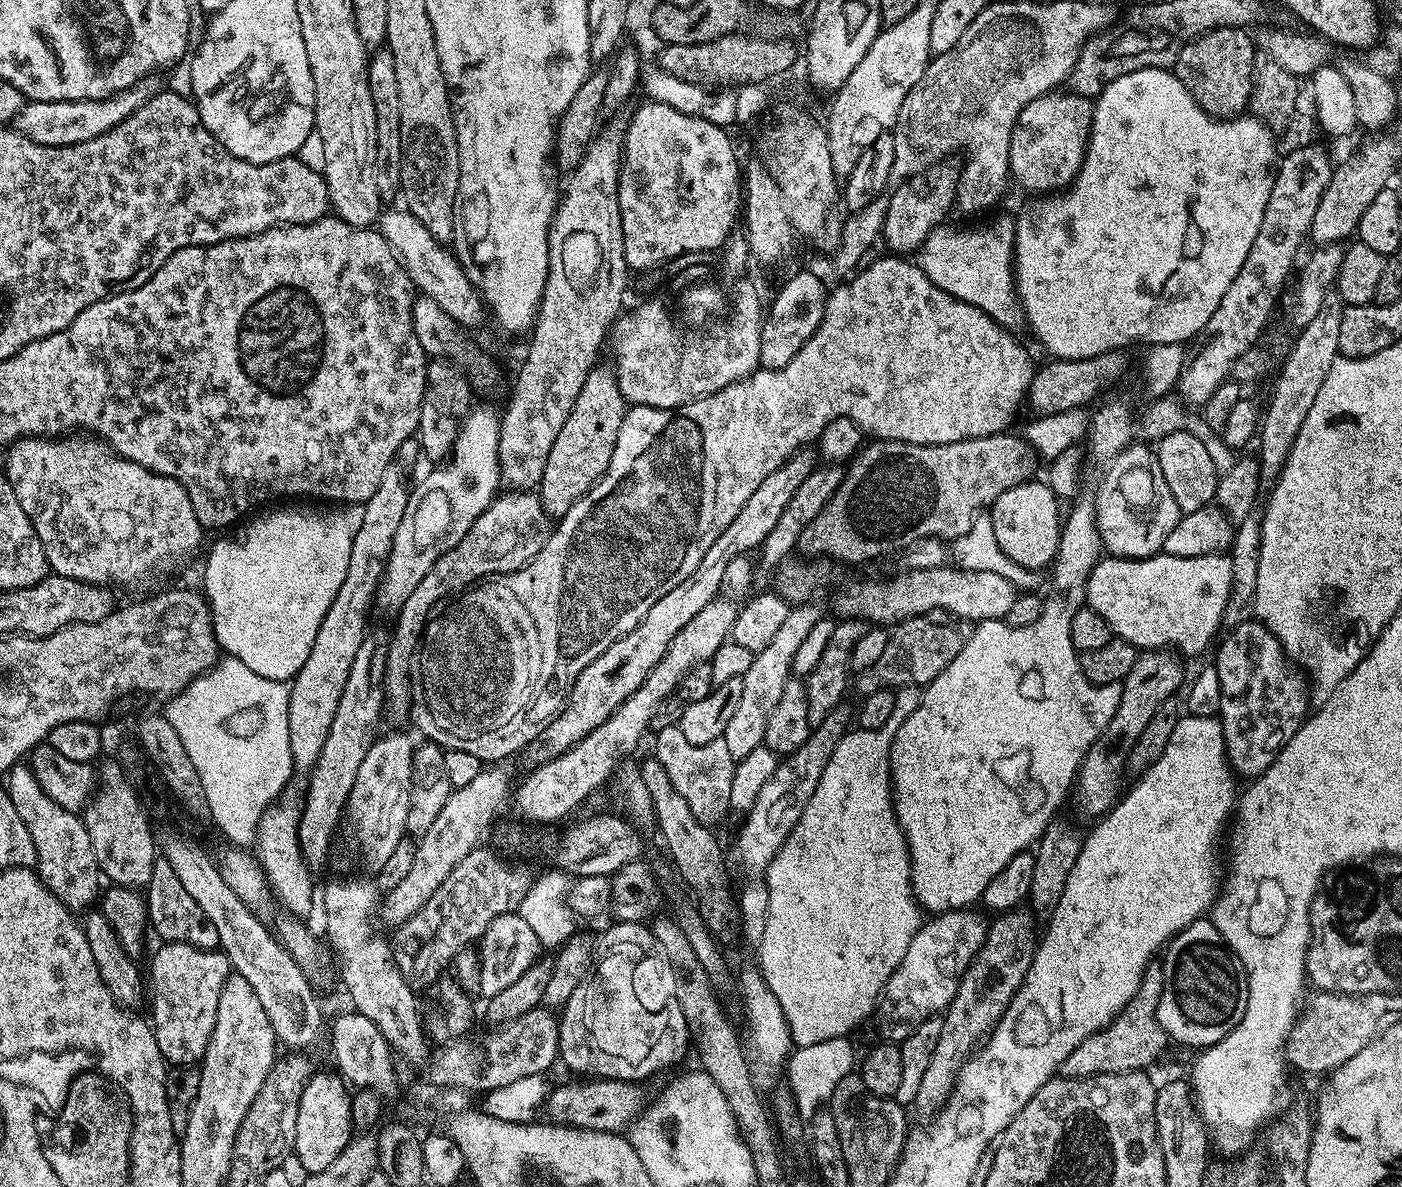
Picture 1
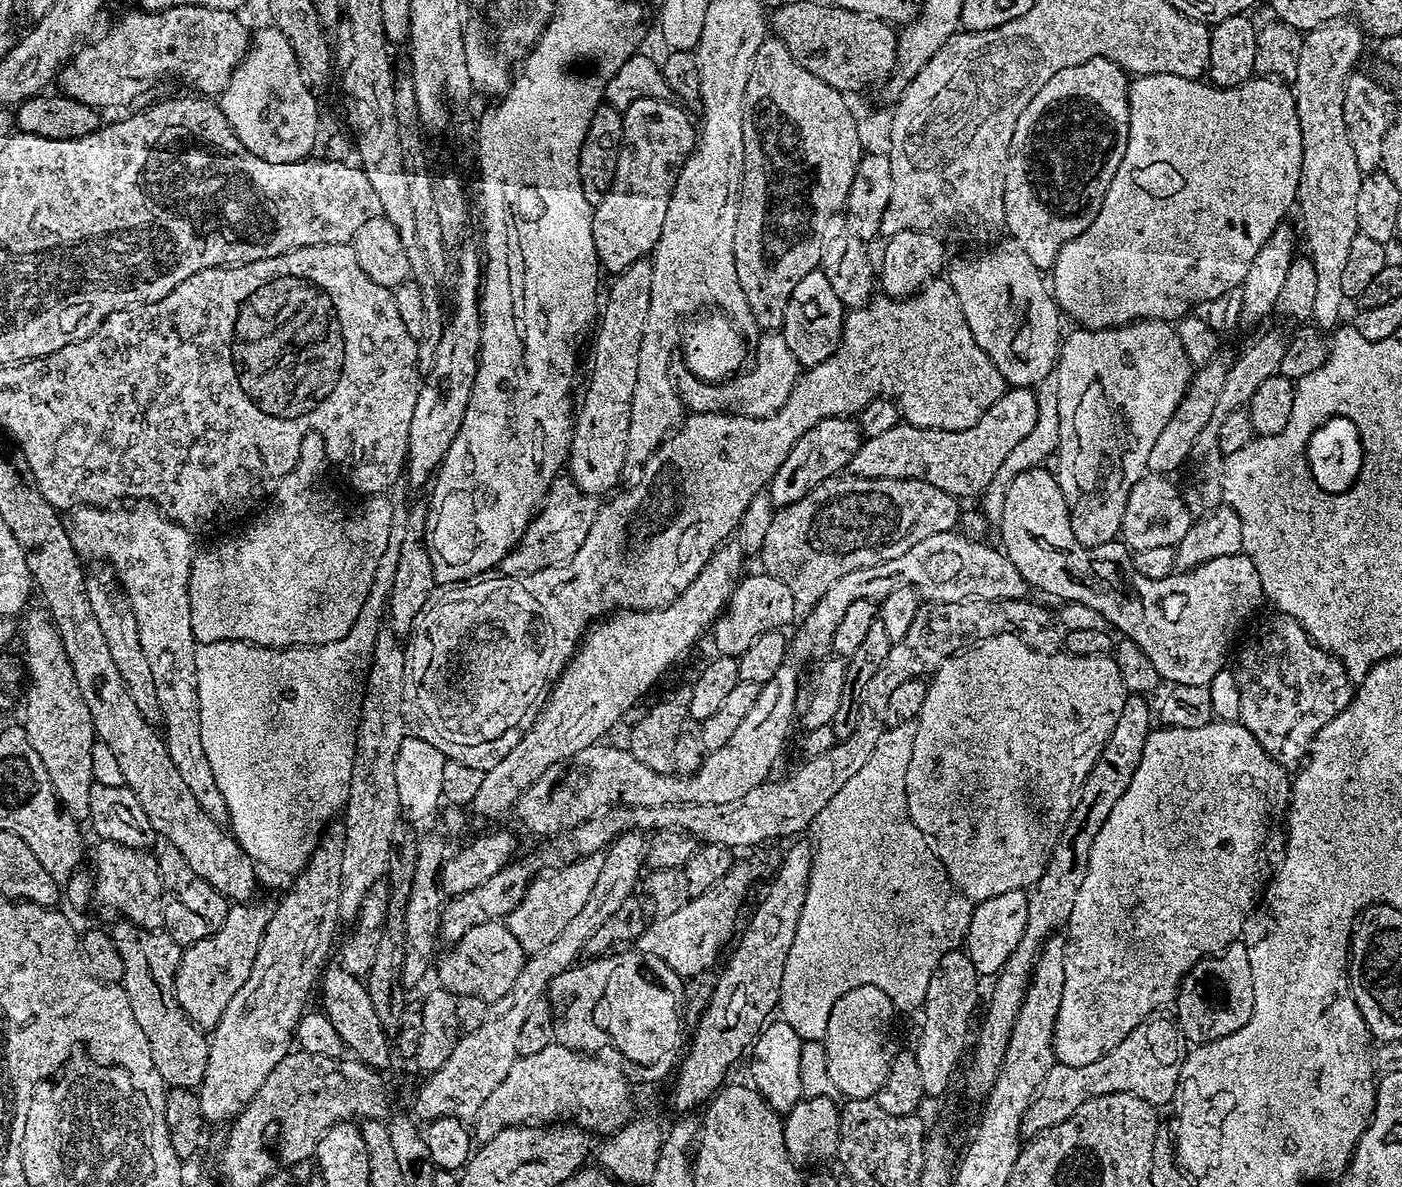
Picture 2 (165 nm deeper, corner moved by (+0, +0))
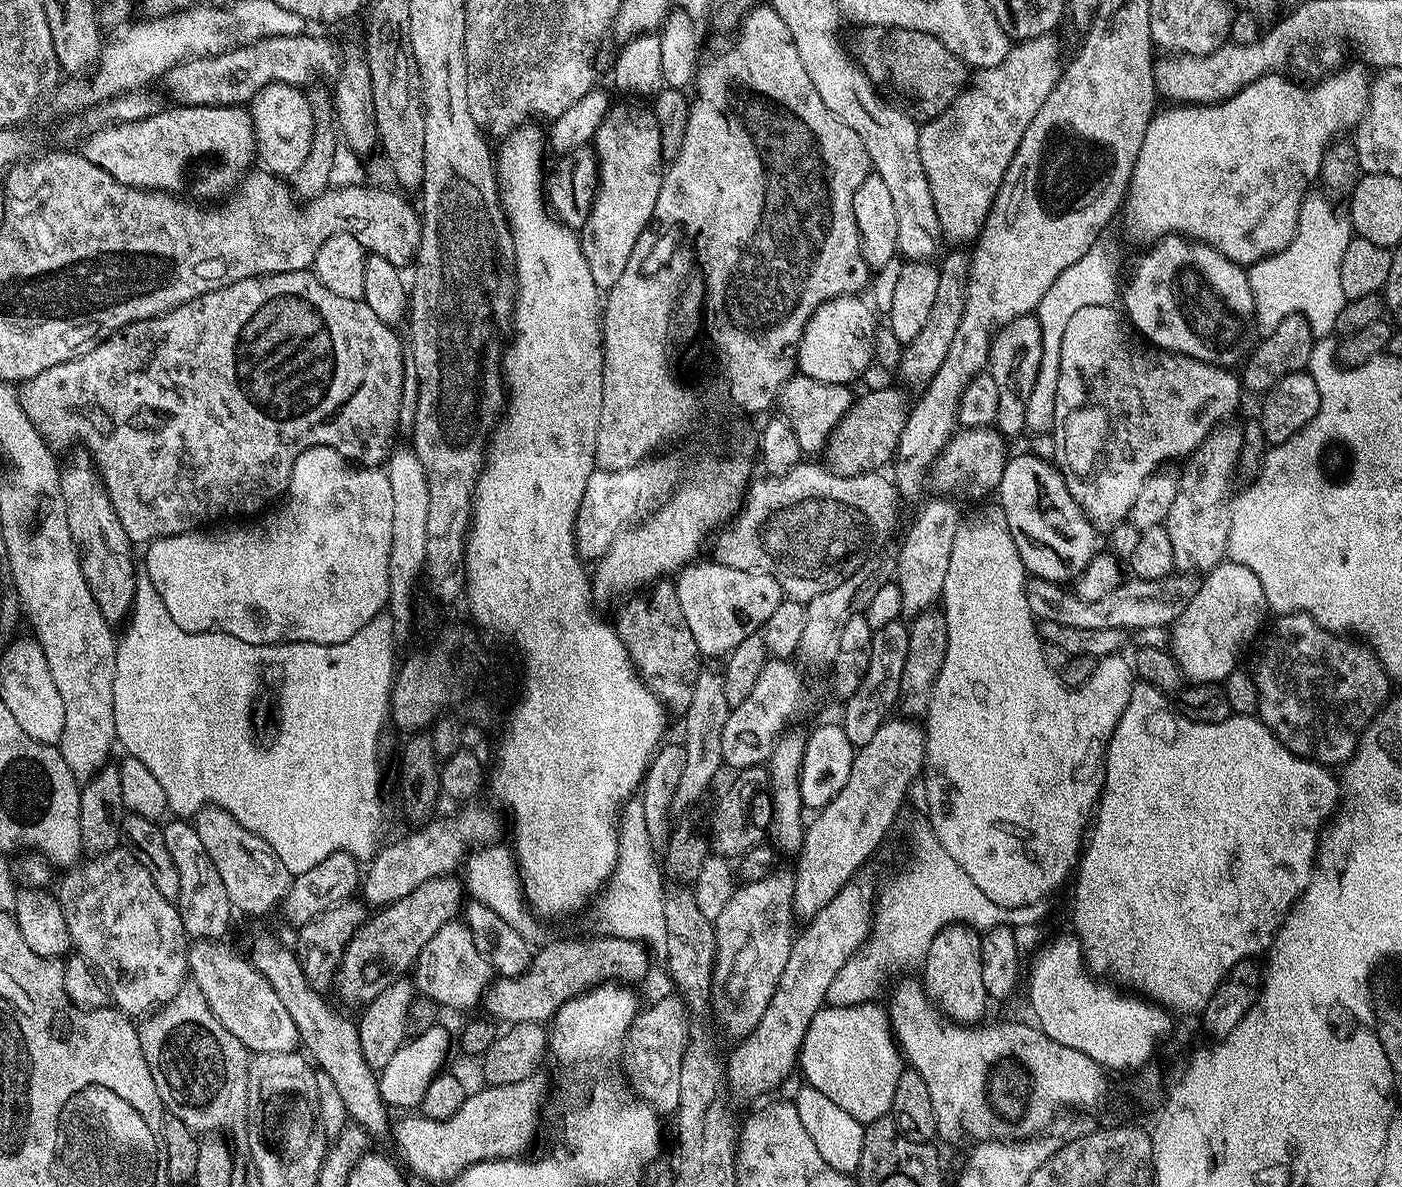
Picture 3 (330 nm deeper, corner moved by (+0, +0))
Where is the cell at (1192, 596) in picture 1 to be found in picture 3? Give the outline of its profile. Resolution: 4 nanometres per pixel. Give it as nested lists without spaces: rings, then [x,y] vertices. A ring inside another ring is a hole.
[[[1231,560],[1213,568],[1170,632],[1170,648],[1181,675],[1189,683],[1223,683],[1237,669],[1242,648],[1263,629],[1269,610],[1262,584],[1252,570]]]

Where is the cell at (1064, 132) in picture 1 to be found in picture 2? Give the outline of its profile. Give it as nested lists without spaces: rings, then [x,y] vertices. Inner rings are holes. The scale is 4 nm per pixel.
[[[1095,56],[1078,66],[1058,70],[1058,74],[1054,74],[1054,78],[1050,78],[1050,82],[1046,82],[1038,94],[1034,94],[1030,106],[1018,114],[1018,126],[1014,126],[1004,167],[1002,228],[1016,239],[1017,246],[1021,248],[1017,249],[1027,257],[1033,269],[1051,269],[1062,246],[1078,238],[1078,234],[1082,234],[1096,217],[1104,200],[1104,175],[1109,167],[1108,155],[1112,152],[1112,123],[1119,112],[1121,115],[1125,111],[1129,83],[1124,69],[1113,60]]]

